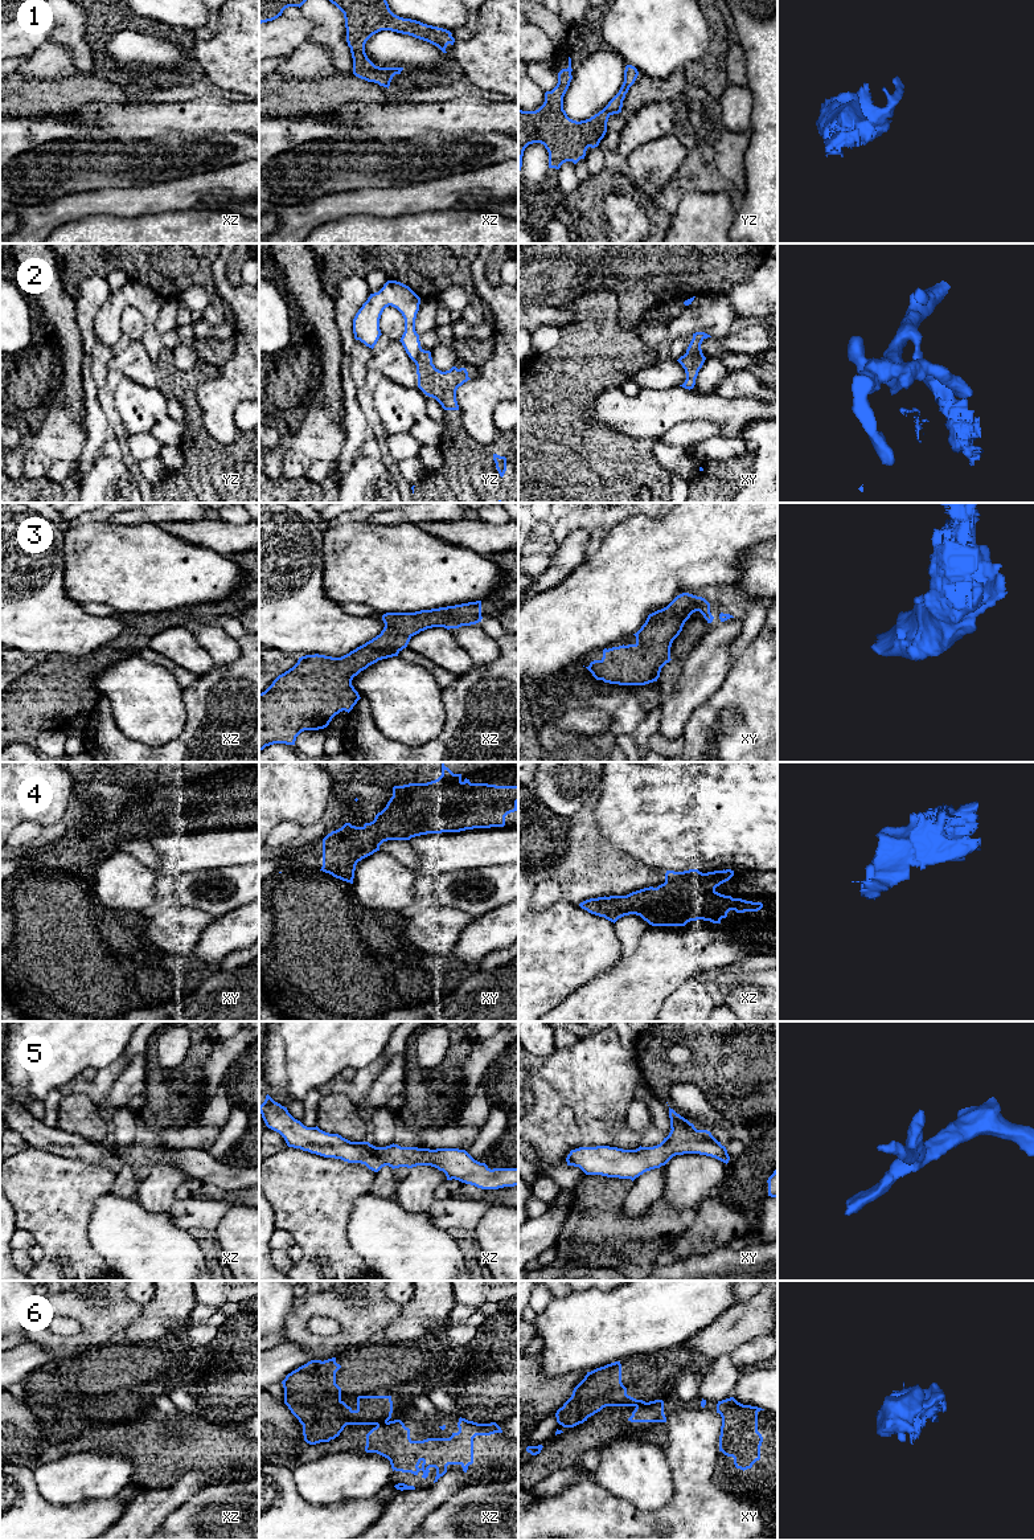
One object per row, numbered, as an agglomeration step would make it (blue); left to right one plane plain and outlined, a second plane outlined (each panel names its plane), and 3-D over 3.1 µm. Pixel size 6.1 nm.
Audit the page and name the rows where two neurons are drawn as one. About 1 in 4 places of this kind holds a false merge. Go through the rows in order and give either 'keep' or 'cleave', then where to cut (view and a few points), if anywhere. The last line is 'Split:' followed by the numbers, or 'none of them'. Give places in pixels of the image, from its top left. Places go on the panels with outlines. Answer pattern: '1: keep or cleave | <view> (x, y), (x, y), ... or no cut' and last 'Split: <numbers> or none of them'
1: keep | no cut
2: cleave | xy (686, 351), (696, 352), (705, 359)
3: keep | no cut
4: keep | no cut
5: keep | no cut
6: cleave | xz (386, 1421), (377, 1425)
Split: 2, 6

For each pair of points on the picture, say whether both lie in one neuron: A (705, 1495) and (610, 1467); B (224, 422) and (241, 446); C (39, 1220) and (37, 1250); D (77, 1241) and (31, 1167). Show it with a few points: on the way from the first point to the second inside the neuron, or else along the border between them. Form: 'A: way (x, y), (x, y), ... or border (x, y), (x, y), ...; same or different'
A: border (665, 1455), (673, 1499), (653, 1511); different
B: border (205, 426), (224, 445), (238, 433); different
C: border (37, 1242), (42, 1249), (42, 1260); different
D: way (58, 1223), (52, 1196), (41, 1186); same

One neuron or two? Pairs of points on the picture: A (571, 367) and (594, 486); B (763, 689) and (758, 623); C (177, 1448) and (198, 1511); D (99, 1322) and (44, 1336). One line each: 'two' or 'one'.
A: one
B: two
C: two
D: one

